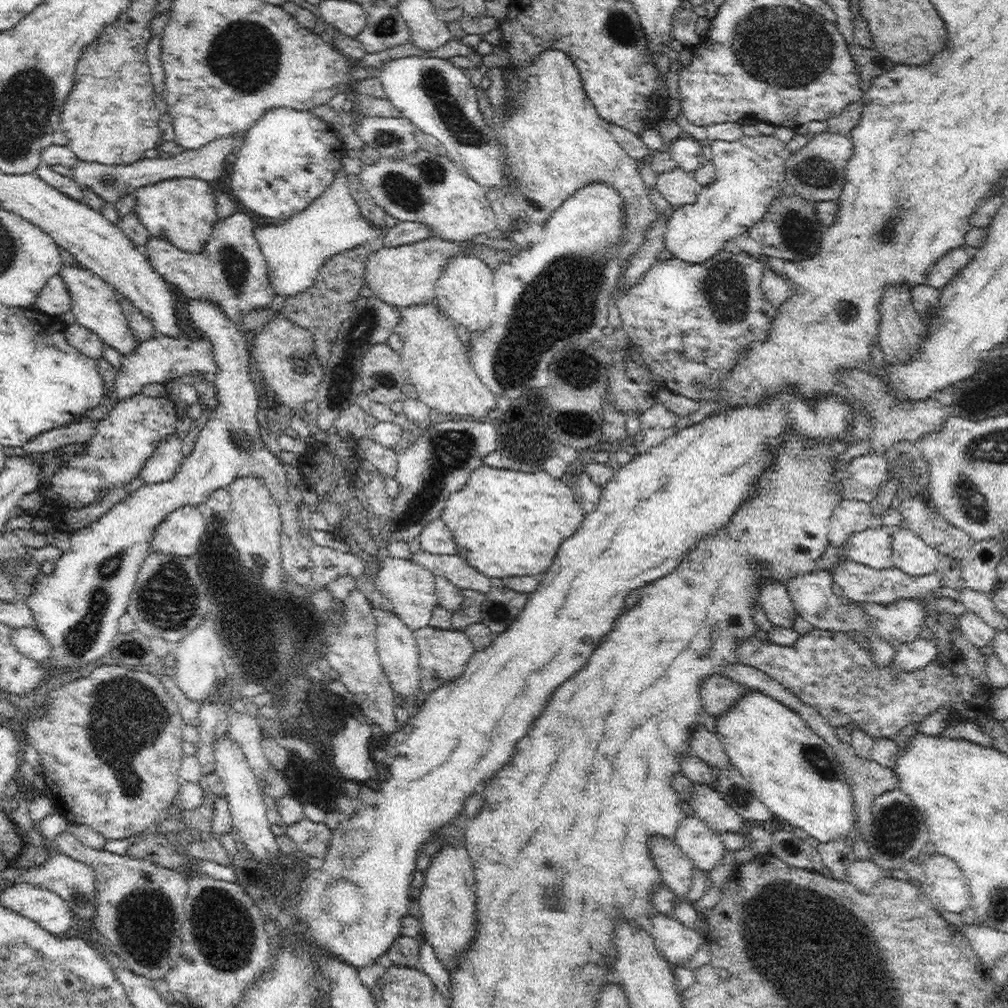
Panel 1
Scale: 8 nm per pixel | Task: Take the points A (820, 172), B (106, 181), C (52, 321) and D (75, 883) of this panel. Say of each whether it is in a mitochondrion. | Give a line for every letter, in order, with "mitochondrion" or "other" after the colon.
A: mitochondrion
B: mitochondrion
C: other
D: other

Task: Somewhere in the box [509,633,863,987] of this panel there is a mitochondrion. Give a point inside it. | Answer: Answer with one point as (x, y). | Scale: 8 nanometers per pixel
(812, 754)

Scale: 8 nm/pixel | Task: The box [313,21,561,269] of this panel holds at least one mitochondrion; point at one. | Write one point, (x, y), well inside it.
(461, 128)

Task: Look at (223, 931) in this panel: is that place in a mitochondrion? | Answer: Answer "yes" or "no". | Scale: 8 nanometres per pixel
yes

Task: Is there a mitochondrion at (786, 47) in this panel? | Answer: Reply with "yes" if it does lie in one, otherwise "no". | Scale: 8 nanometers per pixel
yes

